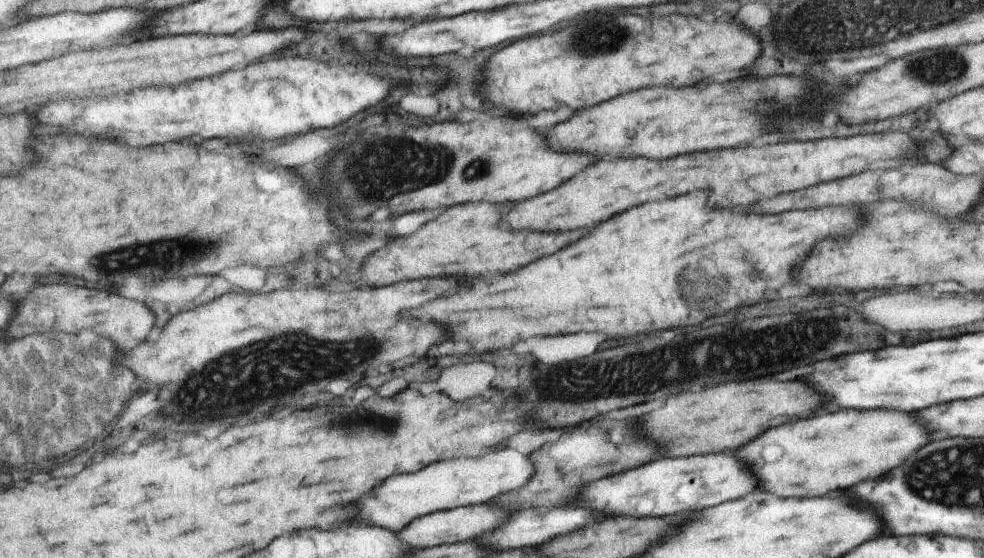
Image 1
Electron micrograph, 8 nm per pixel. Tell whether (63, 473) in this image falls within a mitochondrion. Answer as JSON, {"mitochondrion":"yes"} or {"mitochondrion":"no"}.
{"mitochondrion":"no"}

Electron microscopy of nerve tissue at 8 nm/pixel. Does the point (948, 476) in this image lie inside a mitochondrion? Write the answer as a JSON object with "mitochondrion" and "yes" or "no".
{"mitochondrion":"yes"}

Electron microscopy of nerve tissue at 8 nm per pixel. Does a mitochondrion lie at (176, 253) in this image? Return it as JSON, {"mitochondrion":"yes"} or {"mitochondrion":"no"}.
{"mitochondrion":"yes"}

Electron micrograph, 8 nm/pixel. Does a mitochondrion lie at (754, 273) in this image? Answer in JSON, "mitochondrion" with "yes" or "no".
{"mitochondrion":"yes"}

